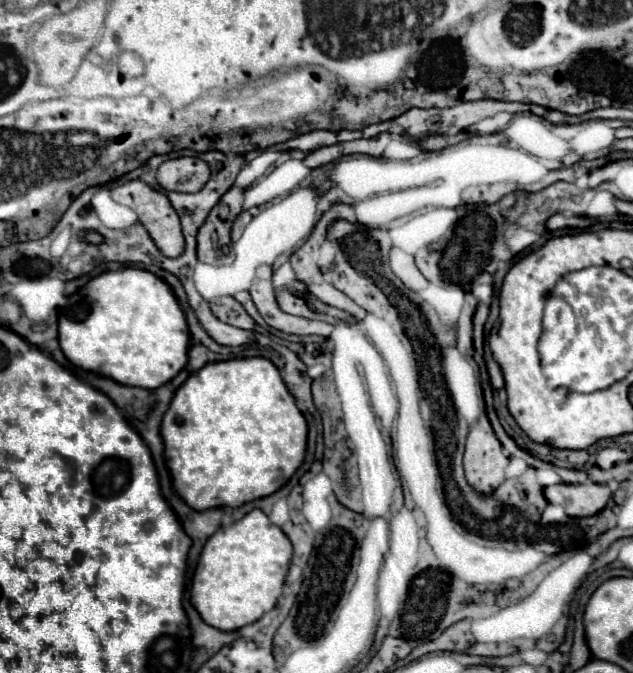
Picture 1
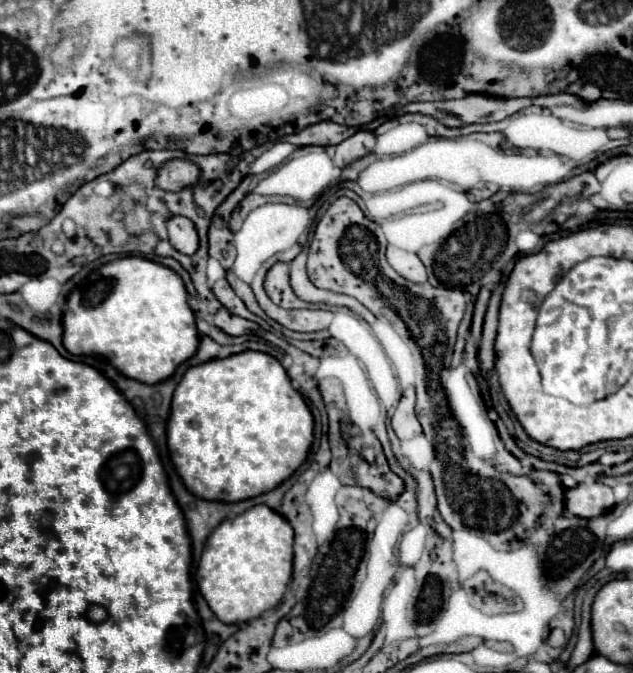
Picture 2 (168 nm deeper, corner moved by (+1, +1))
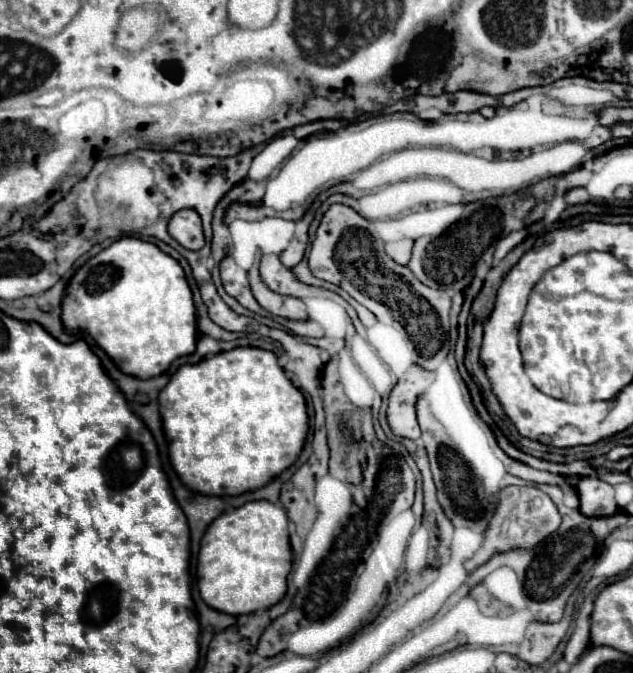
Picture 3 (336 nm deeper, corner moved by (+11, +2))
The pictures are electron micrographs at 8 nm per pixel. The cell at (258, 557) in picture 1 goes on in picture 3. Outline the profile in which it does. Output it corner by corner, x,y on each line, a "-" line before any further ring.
267,500
247,502
237,510
225,512
217,520
213,520
201,540
197,562
197,586
205,604
233,616
249,614
261,608
267,610
275,606
287,592
287,576
293,566
293,550
289,544
287,526
289,526
287,512
281,506
271,504

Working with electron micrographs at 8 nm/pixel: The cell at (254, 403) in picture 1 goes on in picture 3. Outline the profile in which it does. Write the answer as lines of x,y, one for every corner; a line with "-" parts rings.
249,346
247,348
233,348
229,352
219,352
215,356
209,356
205,360
201,360
199,364
181,366
173,374
169,384
161,390
159,408
161,408
161,418
163,418
163,430
165,430
165,436
169,440
169,458
171,458
173,468
177,470
177,474
181,476
185,486
189,486
195,492
209,494
209,496
237,496
237,494
251,492
251,490
265,486
267,482
277,478
285,468
289,468
299,458
299,452
305,444
307,430
309,430
309,416
307,416
307,406
305,406
303,394
285,376
283,368
277,364
277,356
269,350
263,350
263,348
249,348

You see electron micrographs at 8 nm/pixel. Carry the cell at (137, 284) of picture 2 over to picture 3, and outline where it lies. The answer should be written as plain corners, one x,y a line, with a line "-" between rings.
139,238
115,240
109,248
101,250
75,272
63,298
61,318
67,332
89,332
93,340
115,360
121,372
137,378
159,376
179,356
193,354
199,334
193,292
181,264
163,250
159,250
157,244

